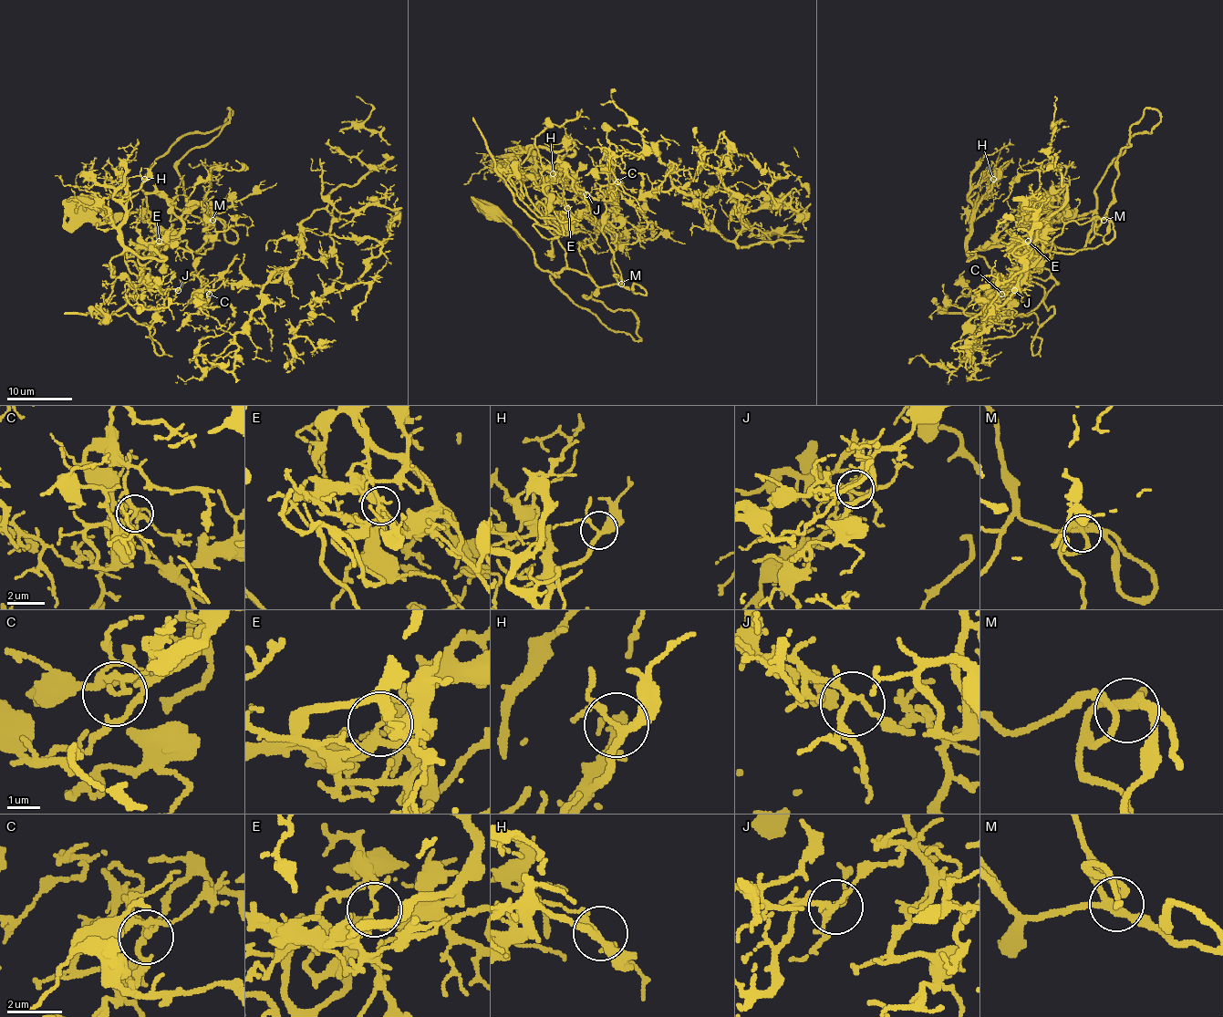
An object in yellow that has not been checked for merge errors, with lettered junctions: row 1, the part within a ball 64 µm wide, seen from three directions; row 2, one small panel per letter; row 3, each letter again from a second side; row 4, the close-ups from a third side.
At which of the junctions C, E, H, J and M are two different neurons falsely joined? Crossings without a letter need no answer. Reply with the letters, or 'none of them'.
C, E

